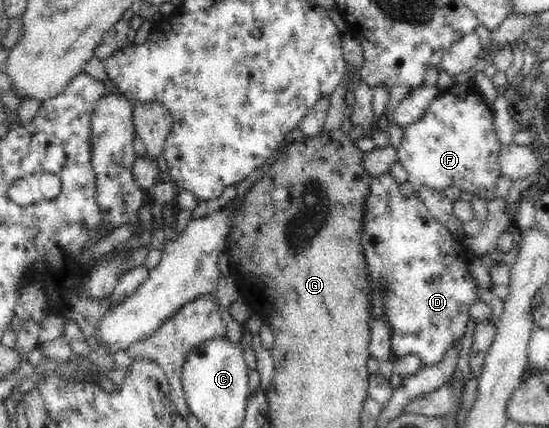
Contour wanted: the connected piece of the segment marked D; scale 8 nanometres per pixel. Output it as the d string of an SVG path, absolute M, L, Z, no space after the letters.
M389 172L372 176L365 202L361 247L375 285L370 308L372 317L382 313L390 325L396 356L417 355L425 367L435 367L463 336L469 307L478 299L476 283L461 257L463 243L433 218L422 199L402 195L399 184Z

